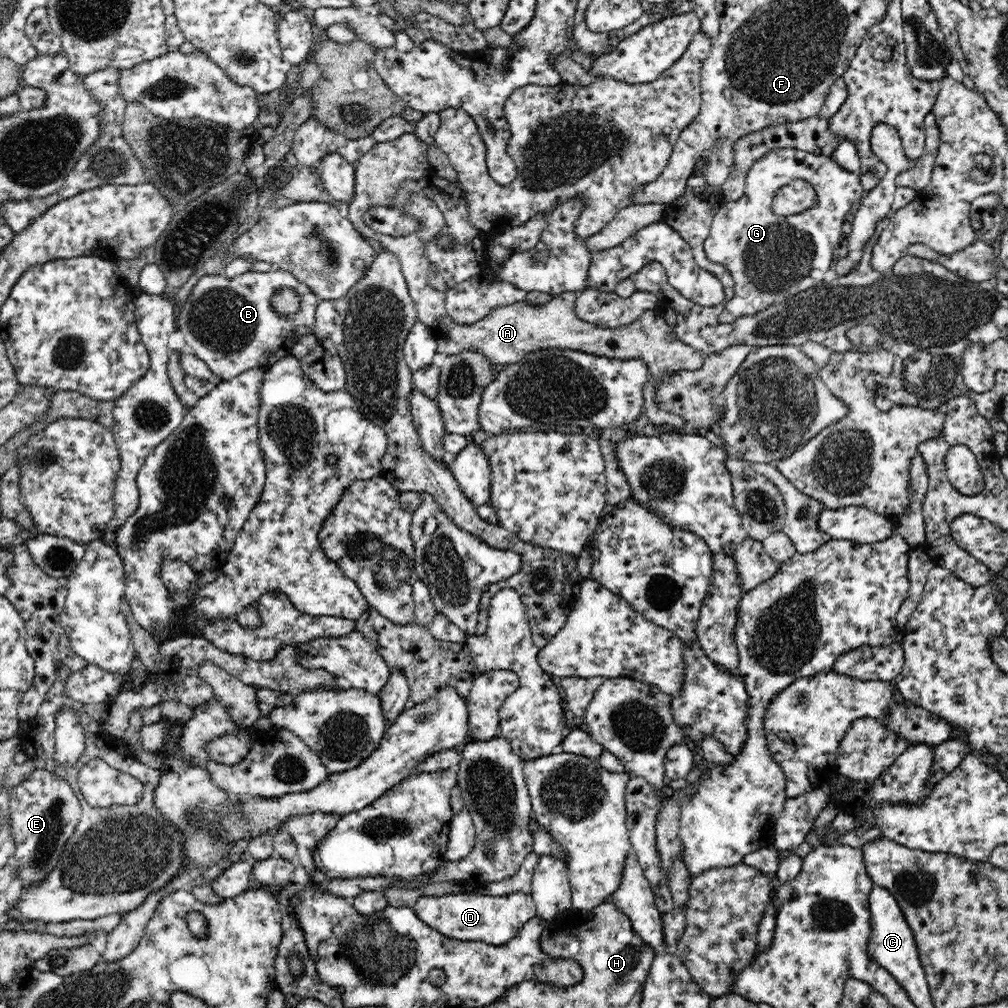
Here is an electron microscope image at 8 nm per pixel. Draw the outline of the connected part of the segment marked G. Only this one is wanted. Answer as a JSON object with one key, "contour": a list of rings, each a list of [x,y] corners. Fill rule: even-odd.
{"contour":[[[776,148],[762,156],[760,160],[756,160],[748,171],[744,196],[732,202],[722,201],[703,244],[706,258],[726,267],[734,282],[734,296],[723,308],[719,318],[720,323],[734,324],[744,316],[756,316],[758,312],[768,310],[768,306],[784,304],[789,297],[822,284],[830,263],[832,266],[832,256],[834,256],[832,252],[843,236],[840,229],[844,224],[844,216],[852,210],[856,202],[863,199],[864,193],[857,173],[844,170],[829,156],[814,155],[798,148]],[[800,178],[812,185],[817,194],[815,203],[806,211],[796,215],[778,216],[771,207],[776,190]]]}

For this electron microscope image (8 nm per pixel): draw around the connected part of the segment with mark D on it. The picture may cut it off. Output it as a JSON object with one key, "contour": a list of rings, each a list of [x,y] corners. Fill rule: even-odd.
{"contour":[[[477,890],[450,893],[445,896],[422,896],[415,906],[416,914],[428,926],[448,938],[480,941],[494,946],[507,943],[531,918],[537,916],[534,900],[526,892],[512,892],[505,896],[485,896]]]}

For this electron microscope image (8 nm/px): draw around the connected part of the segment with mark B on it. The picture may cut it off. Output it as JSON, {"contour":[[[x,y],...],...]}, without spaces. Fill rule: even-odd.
{"contour":[[[280,268],[270,272],[245,272],[233,278],[223,275],[203,276],[194,286],[177,317],[177,327],[184,334],[186,345],[194,349],[195,356],[208,365],[215,375],[227,381],[250,368],[267,368],[284,359],[301,336],[312,333],[318,304],[318,298],[306,284],[300,282],[291,272]],[[282,290],[294,290],[301,297],[301,308],[294,317],[280,317],[272,311],[272,296]]]}

